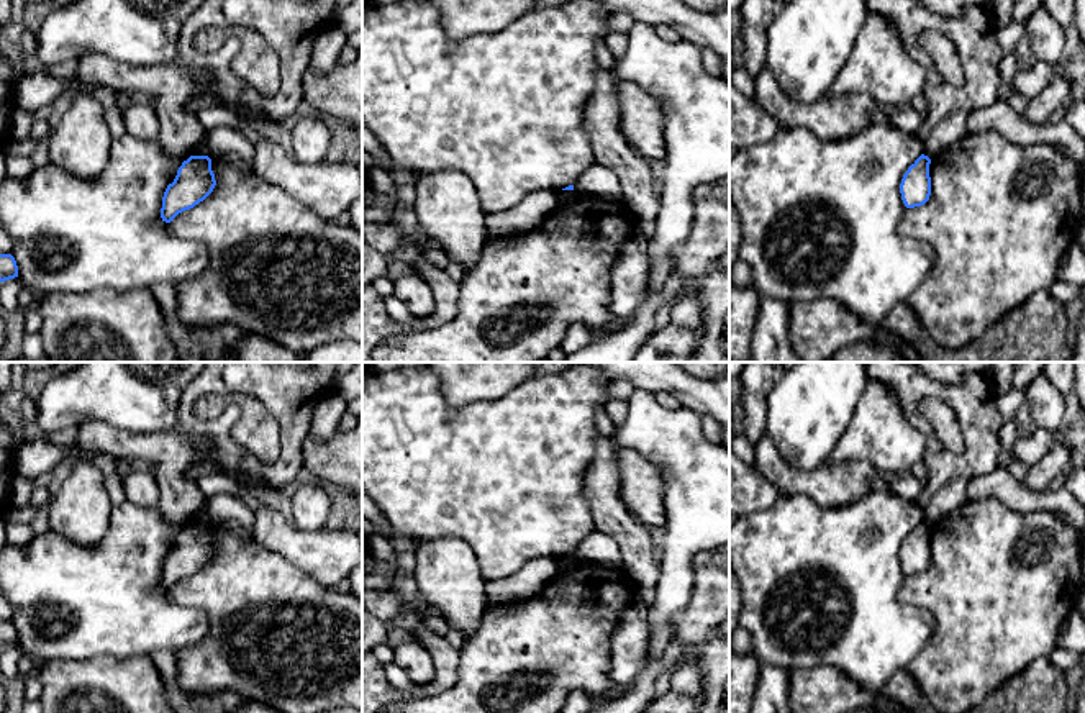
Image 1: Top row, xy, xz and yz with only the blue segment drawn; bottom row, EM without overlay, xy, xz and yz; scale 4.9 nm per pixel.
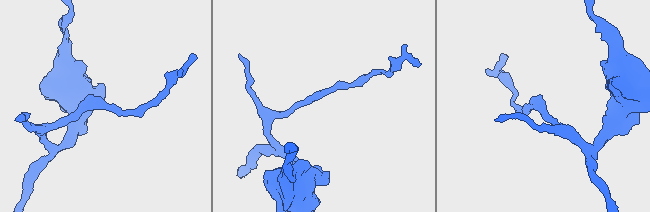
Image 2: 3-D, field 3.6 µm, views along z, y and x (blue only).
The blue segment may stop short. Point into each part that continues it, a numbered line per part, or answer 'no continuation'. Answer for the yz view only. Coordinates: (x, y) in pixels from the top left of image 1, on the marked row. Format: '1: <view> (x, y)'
no continuation

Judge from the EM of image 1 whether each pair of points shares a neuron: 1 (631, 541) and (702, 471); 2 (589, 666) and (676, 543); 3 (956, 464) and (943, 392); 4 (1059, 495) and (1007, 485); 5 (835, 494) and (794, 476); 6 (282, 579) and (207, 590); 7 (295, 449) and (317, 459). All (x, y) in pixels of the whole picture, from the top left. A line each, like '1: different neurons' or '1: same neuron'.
1: different neurons
2: different neurons
3: same neuron
4: same neuron
5: same neuron
6: same neuron
7: different neurons

